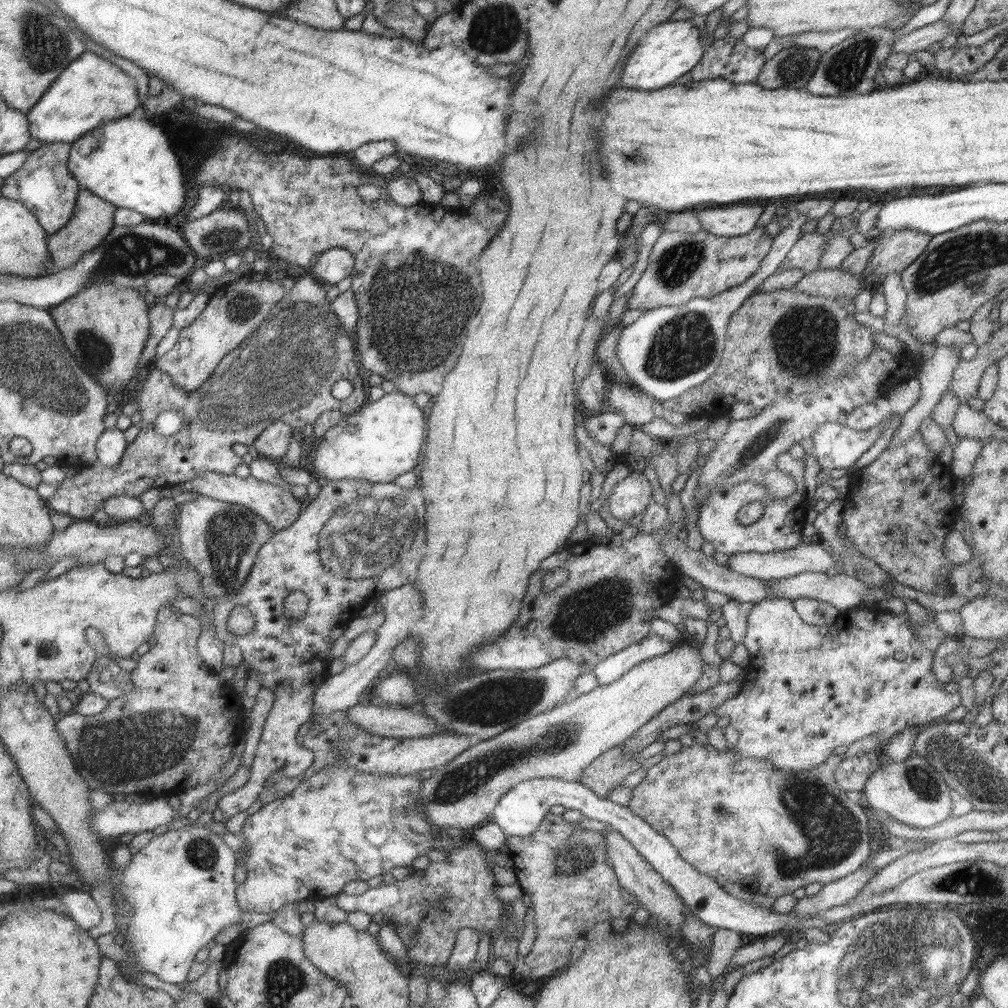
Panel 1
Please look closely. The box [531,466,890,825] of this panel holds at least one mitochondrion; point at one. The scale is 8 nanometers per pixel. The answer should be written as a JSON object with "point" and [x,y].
{"point":[583,616]}

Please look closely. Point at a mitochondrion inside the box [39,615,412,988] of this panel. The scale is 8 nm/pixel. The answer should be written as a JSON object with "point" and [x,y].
{"point":[133,749]}

